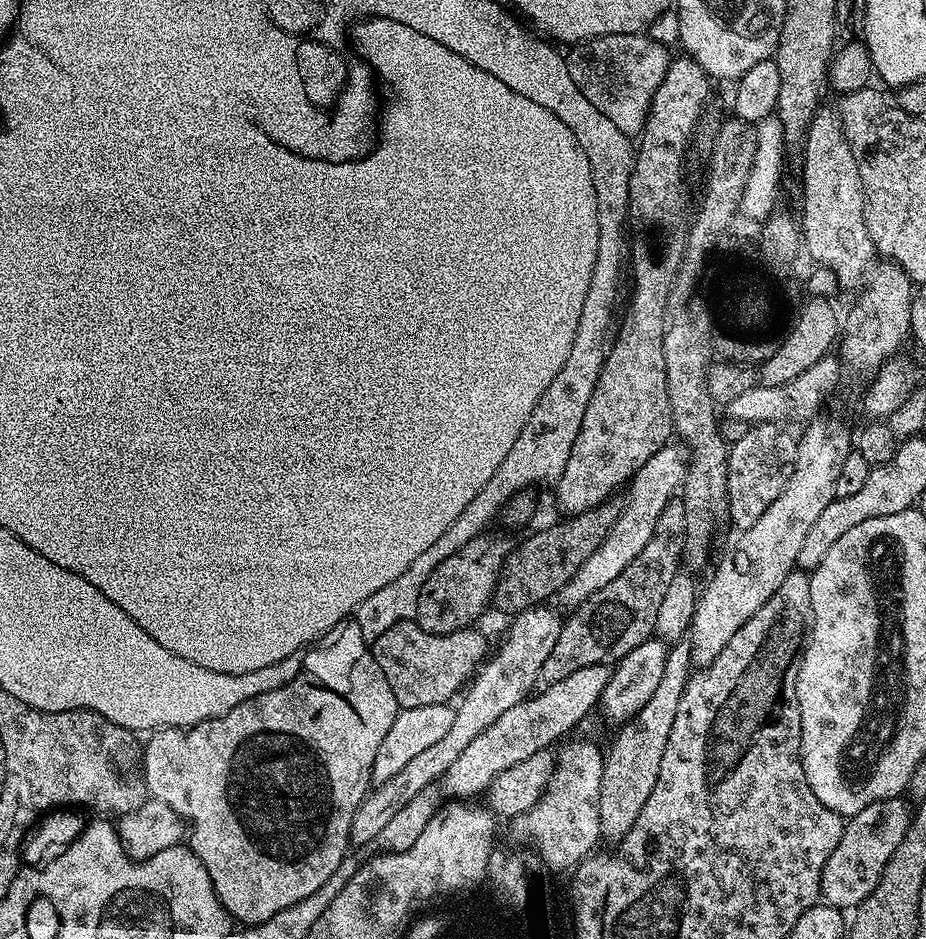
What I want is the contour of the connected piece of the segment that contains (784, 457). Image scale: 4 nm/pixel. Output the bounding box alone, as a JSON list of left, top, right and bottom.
[727,423,797,530]

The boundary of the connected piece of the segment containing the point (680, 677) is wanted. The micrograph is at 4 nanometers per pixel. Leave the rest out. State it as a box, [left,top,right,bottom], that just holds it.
[599,636,693,842]

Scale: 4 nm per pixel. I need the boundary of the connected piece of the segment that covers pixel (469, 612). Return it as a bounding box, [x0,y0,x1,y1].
[418,531,514,631]

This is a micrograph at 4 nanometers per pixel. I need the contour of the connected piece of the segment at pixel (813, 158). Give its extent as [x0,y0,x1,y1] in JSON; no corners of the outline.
[802,106,874,289]

